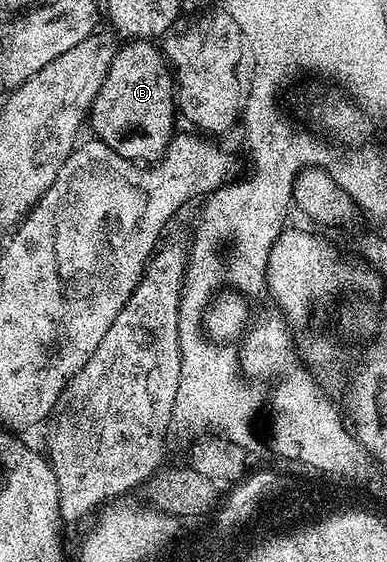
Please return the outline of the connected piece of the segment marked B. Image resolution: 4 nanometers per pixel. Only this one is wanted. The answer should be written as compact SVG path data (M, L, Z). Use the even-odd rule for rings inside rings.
M131 41L127 46L118 48L113 63L110 64L102 84L99 98L95 101L95 113L103 120L107 143L122 158L129 158L136 163L153 163L171 143L175 129L175 93L177 89L166 60L149 41Z

